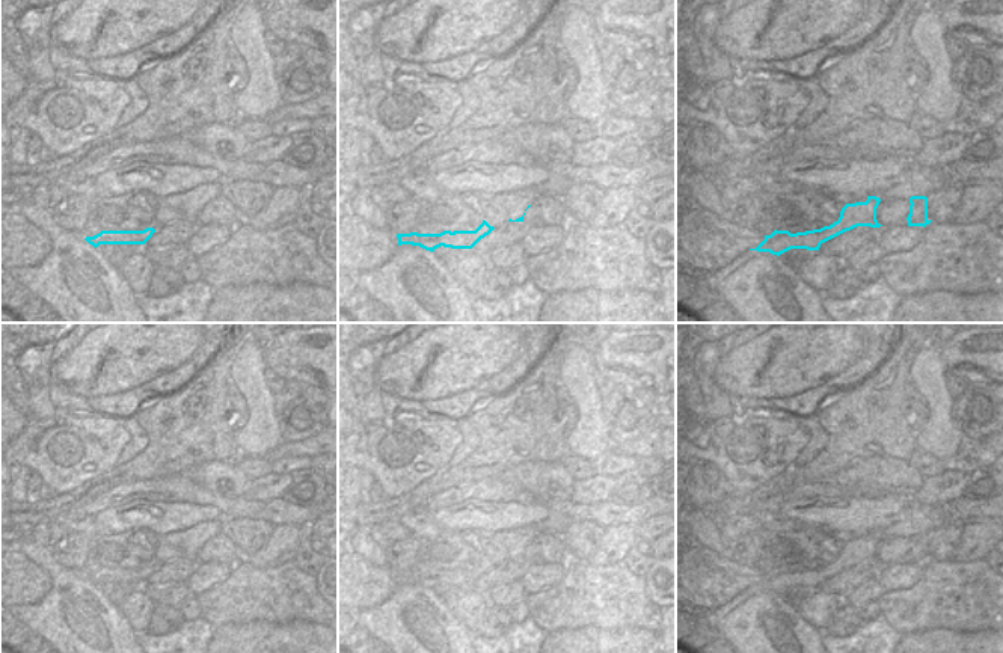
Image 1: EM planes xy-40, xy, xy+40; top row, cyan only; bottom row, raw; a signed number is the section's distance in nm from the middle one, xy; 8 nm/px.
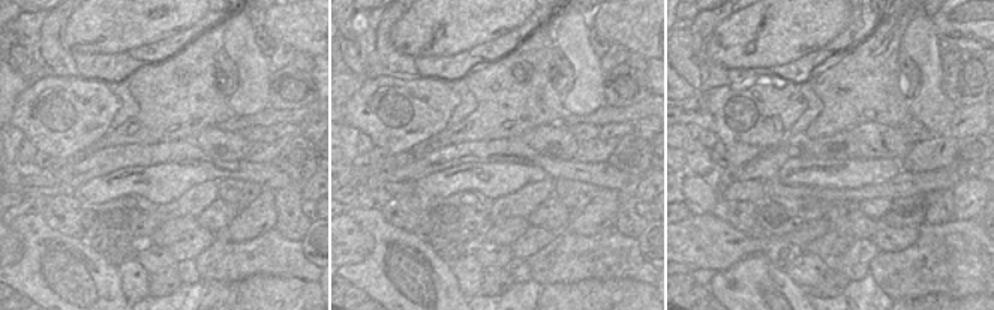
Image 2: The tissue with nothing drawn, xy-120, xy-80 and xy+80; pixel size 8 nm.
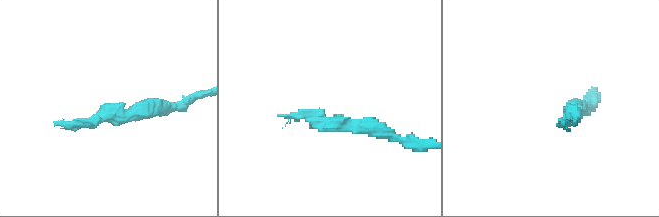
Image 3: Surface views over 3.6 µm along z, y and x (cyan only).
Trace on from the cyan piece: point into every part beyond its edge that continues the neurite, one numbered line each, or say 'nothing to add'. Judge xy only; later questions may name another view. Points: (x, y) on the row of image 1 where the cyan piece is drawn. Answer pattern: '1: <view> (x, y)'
1: xy (361, 246)

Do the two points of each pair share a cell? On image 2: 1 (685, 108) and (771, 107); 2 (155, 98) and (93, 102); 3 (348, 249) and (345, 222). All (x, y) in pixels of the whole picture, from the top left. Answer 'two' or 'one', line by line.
1: one
2: two
3: one

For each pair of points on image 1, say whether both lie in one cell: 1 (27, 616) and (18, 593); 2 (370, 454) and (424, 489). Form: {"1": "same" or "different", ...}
{"1": "different", "2": "different"}

